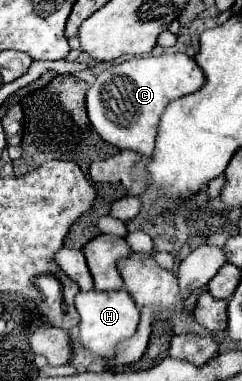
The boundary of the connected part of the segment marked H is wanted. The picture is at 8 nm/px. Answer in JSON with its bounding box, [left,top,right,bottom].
[76,290,140,362]

